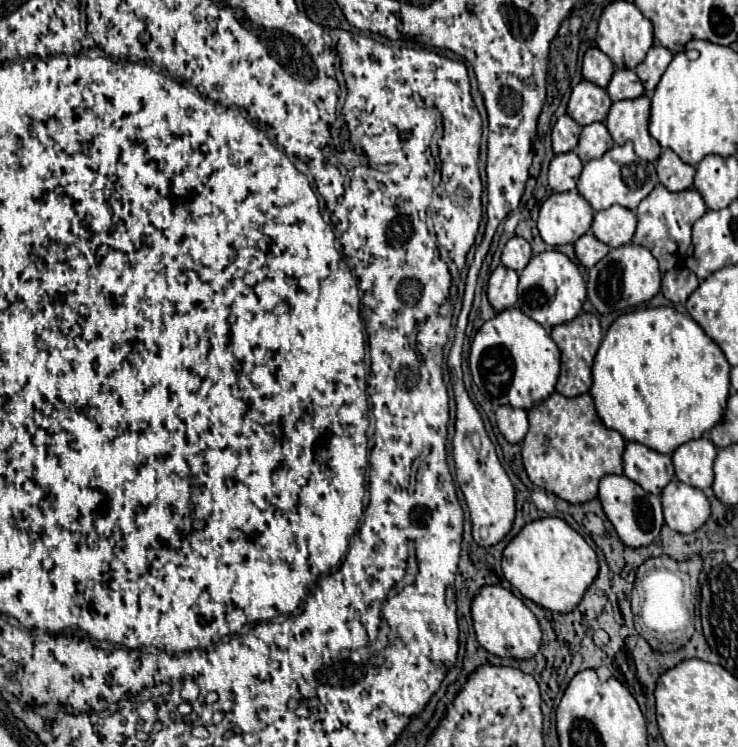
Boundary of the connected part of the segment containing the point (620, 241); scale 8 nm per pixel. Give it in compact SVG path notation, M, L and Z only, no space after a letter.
M613 205L609 209L597 211L595 215L597 217L593 219L591 229L597 239L607 243L611 249L631 243L633 233L635 233L635 225L637 225L637 217L631 209L621 207L621 205Z

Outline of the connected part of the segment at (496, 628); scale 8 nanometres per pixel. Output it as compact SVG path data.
M483 585L471 601L471 615L477 641L489 653L495 653L499 657L527 659L533 657L541 647L541 629L537 617L519 597L515 597L509 589L501 585Z

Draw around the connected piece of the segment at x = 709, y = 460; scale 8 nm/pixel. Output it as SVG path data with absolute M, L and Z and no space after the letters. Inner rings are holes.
M709 437L691 439L679 445L673 451L673 465L677 479L697 489L711 487L715 455L717 455L717 447L709 443Z

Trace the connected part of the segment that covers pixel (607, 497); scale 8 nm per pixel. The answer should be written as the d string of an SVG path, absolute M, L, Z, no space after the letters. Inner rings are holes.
M605 475L599 483L599 499L605 509L605 515L613 523L619 539L627 547L643 547L653 543L663 527L663 513L661 513L661 497L643 491L641 485L627 479L625 475Z

